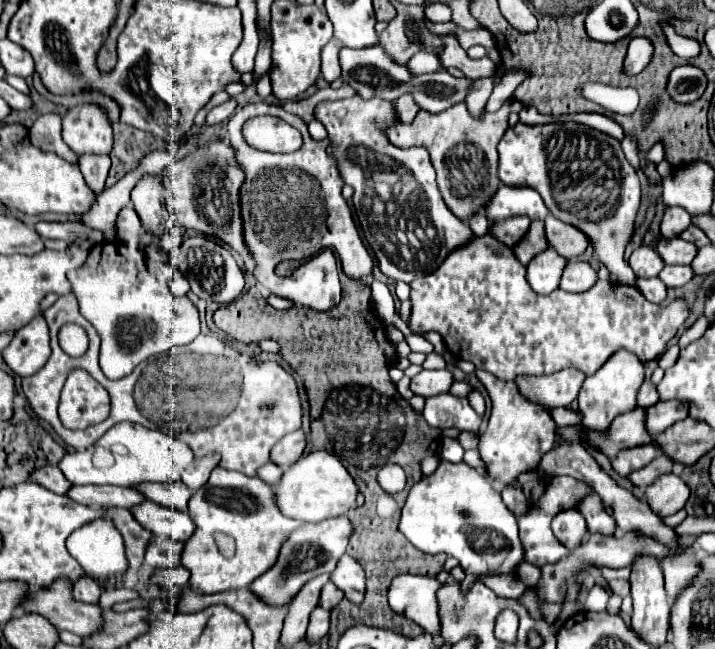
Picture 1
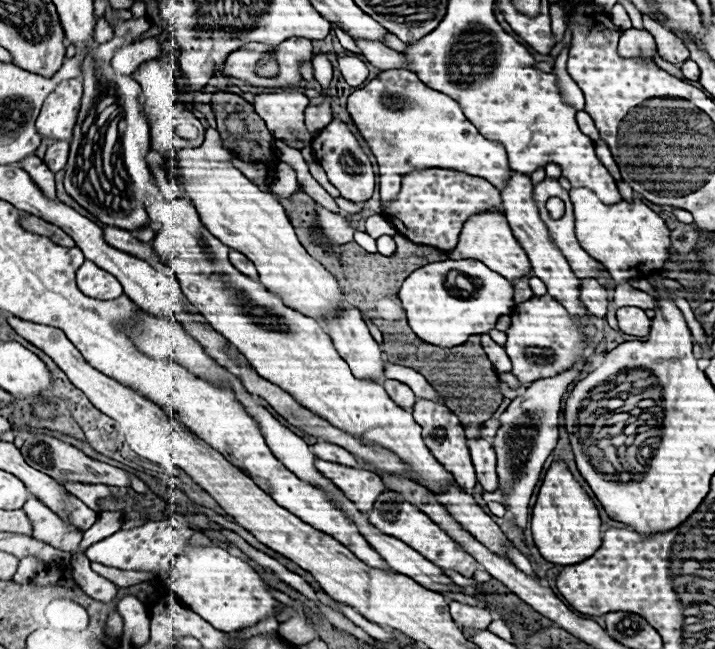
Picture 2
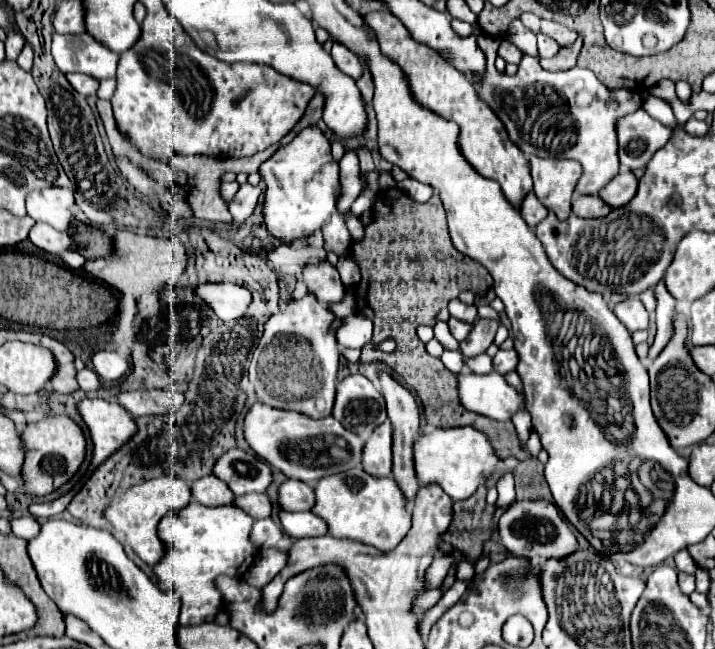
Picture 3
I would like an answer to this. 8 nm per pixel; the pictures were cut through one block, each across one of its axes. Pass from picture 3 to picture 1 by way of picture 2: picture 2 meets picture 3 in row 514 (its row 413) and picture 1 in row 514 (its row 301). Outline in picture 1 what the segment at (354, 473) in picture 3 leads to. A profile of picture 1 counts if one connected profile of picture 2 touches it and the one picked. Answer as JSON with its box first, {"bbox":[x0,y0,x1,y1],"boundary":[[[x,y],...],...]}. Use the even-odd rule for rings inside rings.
{"bbox":[180,468,298,594],"boundary":[[[222,468],[212,470],[210,480],[192,494],[188,514],[196,530],[184,542],[180,564],[190,570],[188,586],[198,594],[248,588],[254,578],[276,562],[280,544],[298,526],[296,520],[282,516],[276,508],[272,486],[260,482],[256,476]],[[226,546],[232,546],[230,556],[226,556]]]}

